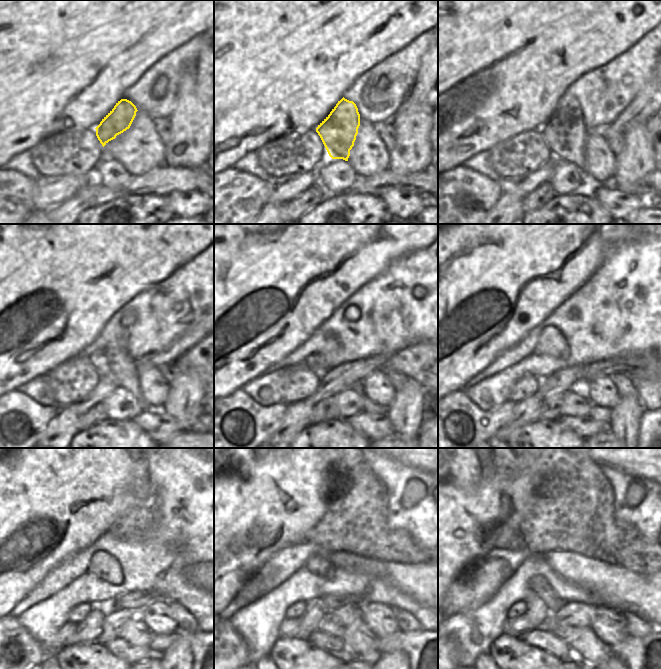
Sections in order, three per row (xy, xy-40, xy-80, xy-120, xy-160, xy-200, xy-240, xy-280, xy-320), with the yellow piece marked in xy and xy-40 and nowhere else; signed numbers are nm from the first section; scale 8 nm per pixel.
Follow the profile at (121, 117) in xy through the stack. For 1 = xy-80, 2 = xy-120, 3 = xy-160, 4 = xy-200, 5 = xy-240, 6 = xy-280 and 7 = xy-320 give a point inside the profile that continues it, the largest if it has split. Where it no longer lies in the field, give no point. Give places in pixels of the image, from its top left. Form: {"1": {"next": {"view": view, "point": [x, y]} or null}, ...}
{"1": {"next": {"view": "xy-80", "point": [565, 132]}}, "2": {"next": {"view": "xy-120", "point": [116, 364]}}, "3": {"next": {"view": "xy-160", "point": [369, 407]}}, "4": {"next": {"view": "xy-200", "point": [598, 413]}}, "5": {"next": {"view": "xy-240", "point": [160, 643]}}, "6": {"next": {"view": "xy-280", "point": [417, 645]}}, "7": {"next": {"view": "xy-320", "point": [635, 651]}}}

